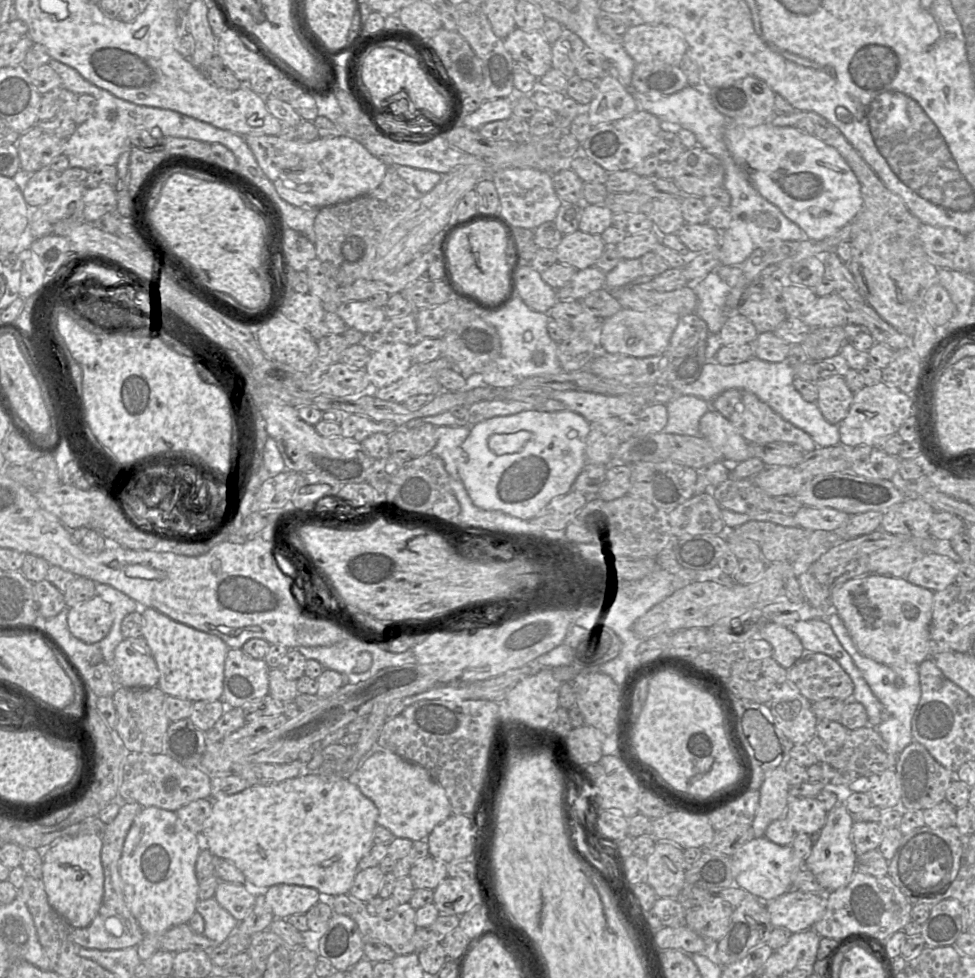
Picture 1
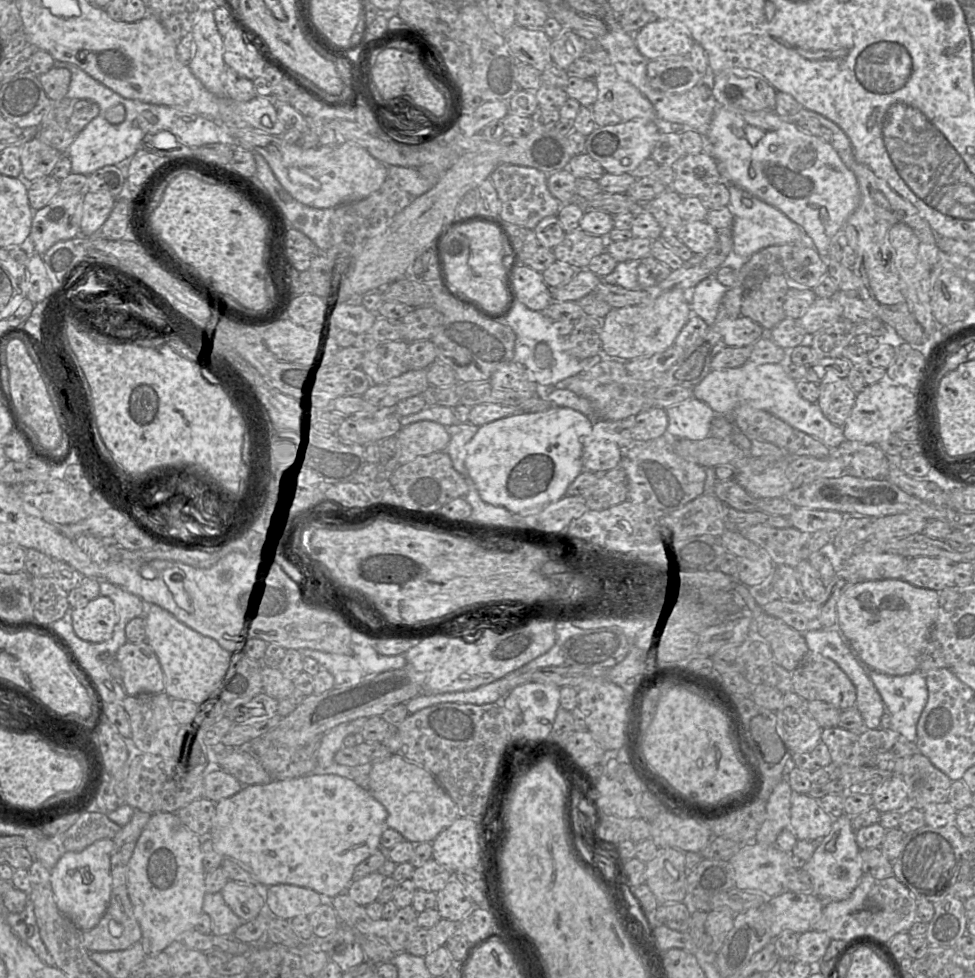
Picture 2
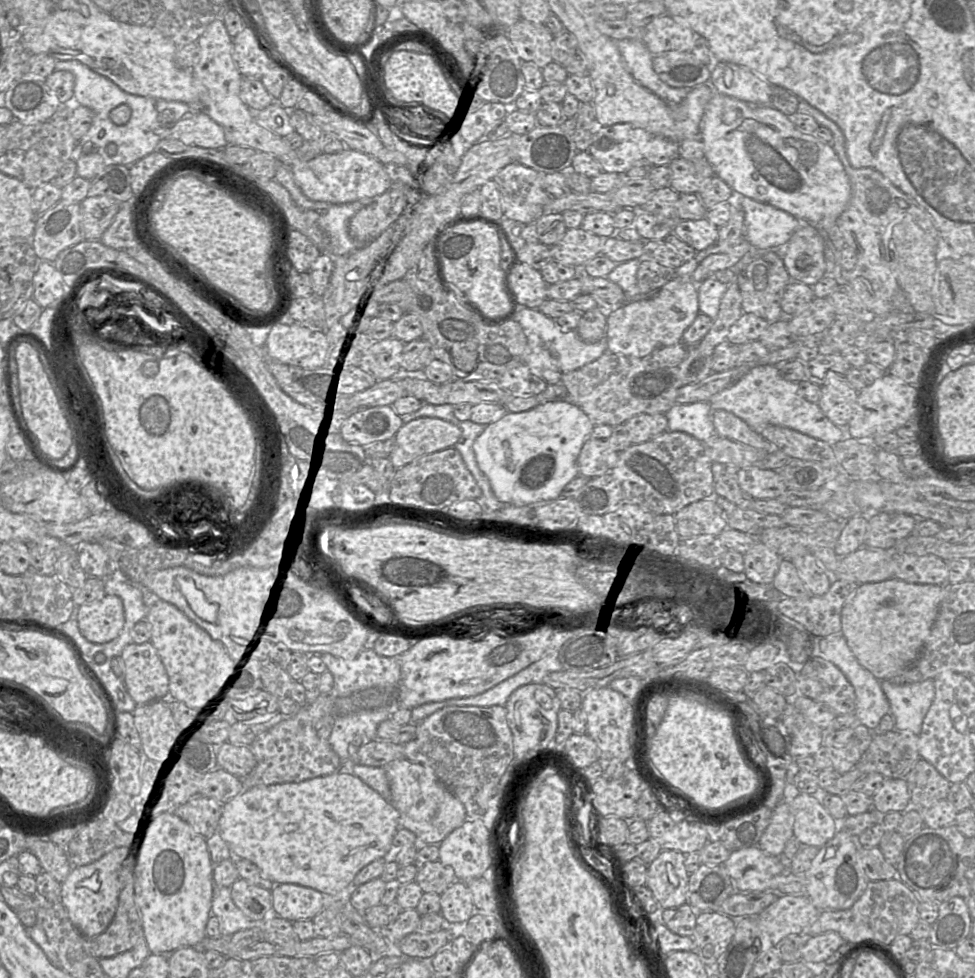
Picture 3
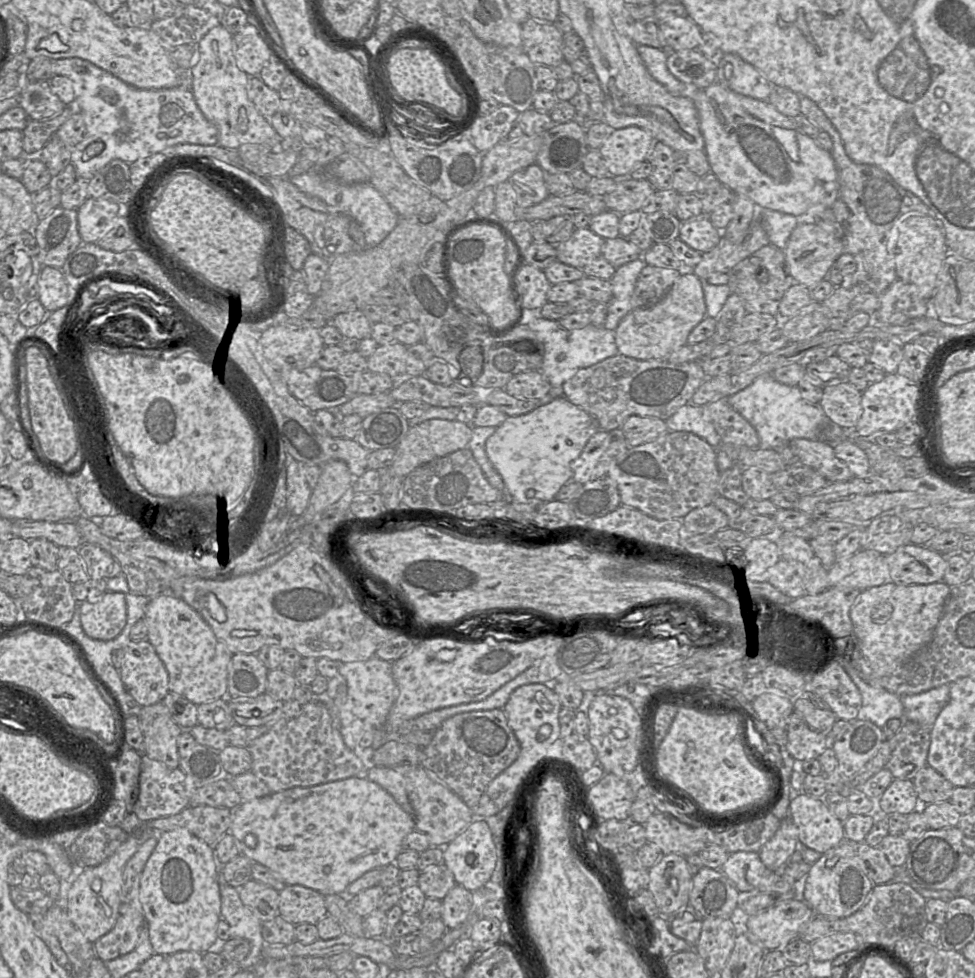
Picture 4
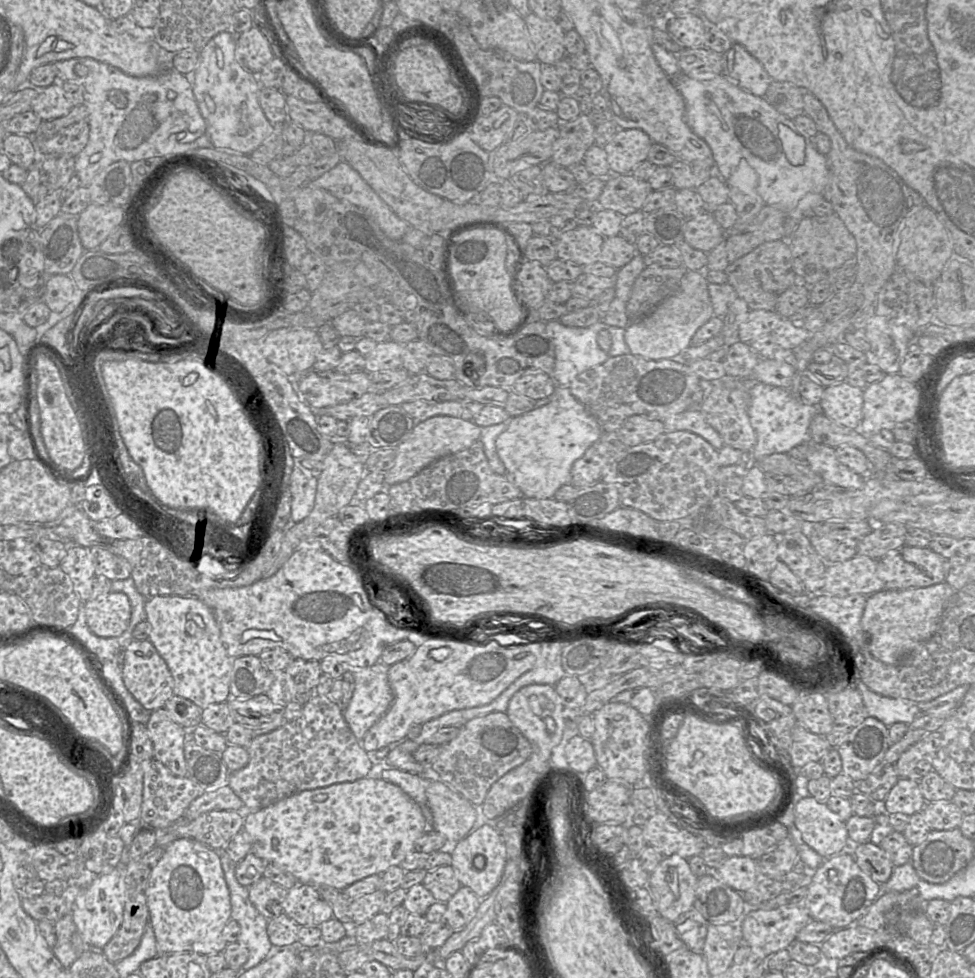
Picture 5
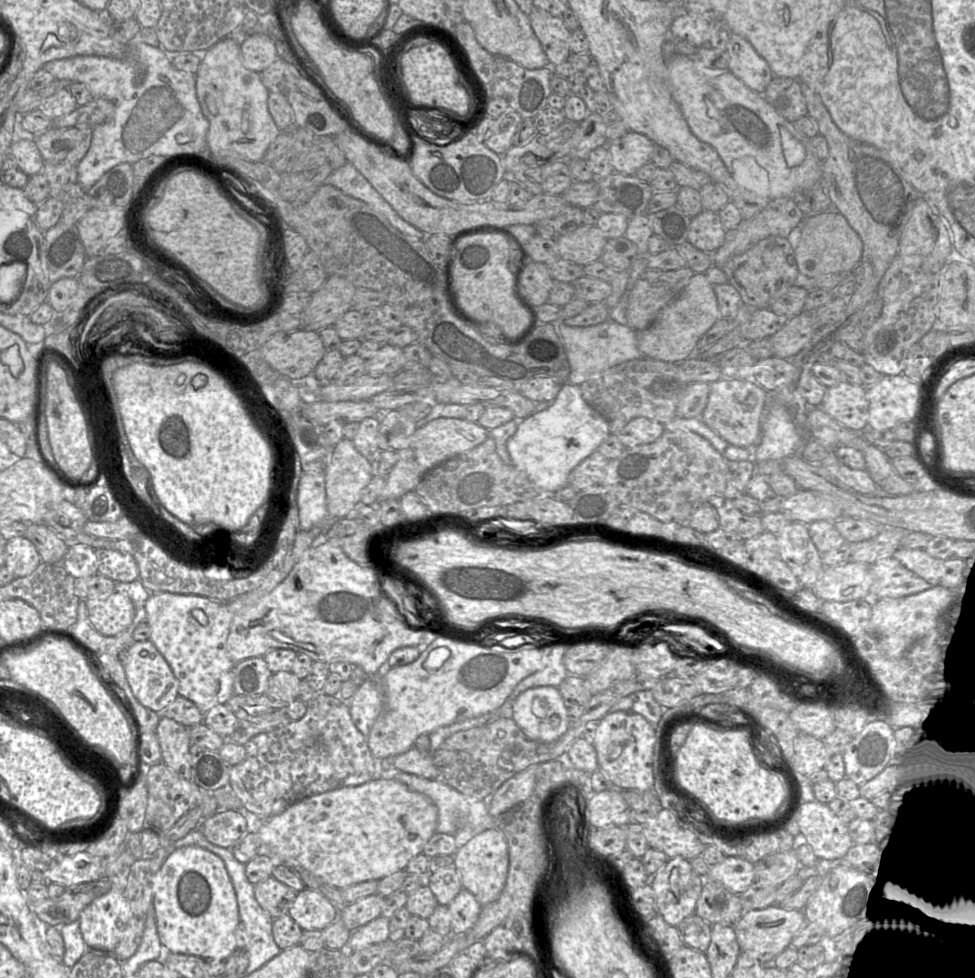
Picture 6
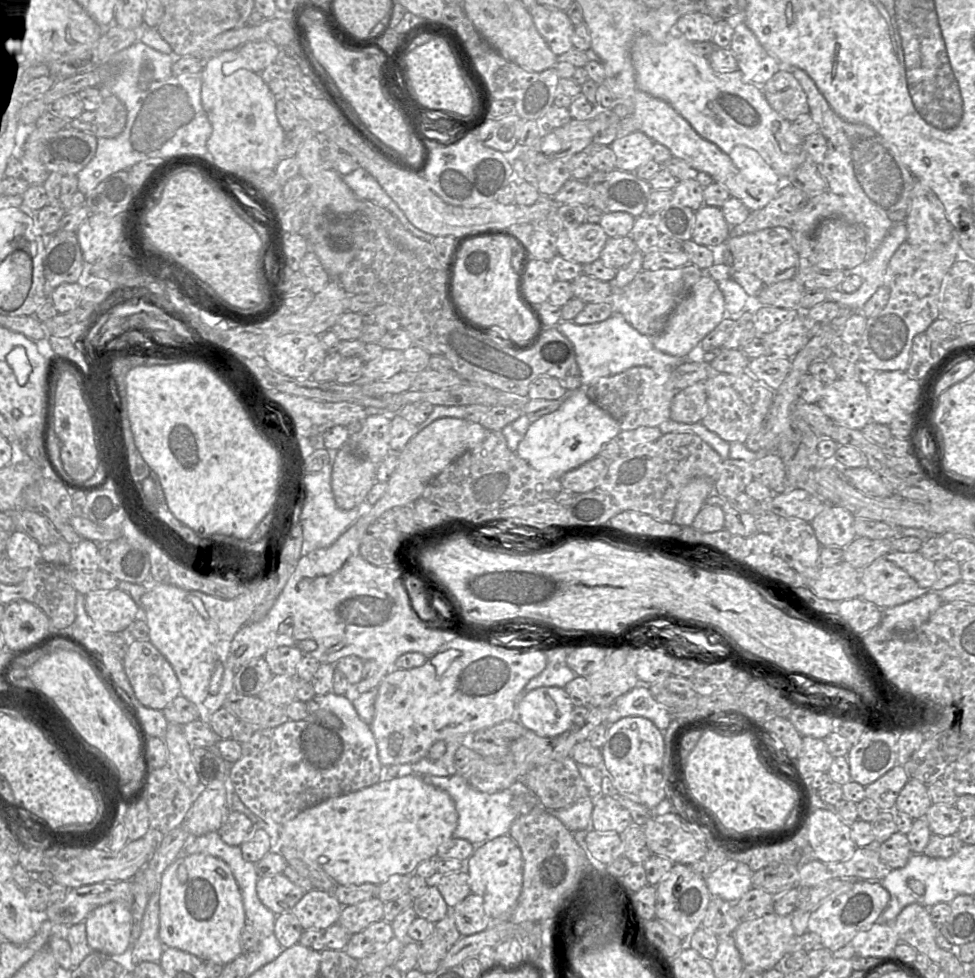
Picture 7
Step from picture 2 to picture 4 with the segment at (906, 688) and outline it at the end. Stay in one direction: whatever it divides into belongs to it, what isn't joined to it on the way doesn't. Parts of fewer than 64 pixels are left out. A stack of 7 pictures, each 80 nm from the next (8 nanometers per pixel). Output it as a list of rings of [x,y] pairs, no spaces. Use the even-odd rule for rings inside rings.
[[[942,685],[920,694],[900,697],[904,720],[918,723],[923,730],[930,730],[950,699],[950,686]]]

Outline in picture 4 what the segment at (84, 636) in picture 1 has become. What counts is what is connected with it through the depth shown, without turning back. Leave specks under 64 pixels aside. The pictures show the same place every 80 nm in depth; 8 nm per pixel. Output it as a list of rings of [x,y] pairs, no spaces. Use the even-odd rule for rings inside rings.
[[[107,591],[96,602],[82,602],[80,621],[90,638],[102,641],[115,639],[127,622],[125,594]]]

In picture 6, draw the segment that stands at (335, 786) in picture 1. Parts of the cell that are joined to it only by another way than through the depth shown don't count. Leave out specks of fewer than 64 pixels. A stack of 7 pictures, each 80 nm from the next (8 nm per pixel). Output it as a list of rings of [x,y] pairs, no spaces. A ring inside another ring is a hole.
[[[373,779],[361,785],[342,787],[300,800],[292,804],[282,813],[262,820],[258,824],[257,833],[262,842],[260,854],[270,854],[270,856],[274,857],[277,863],[283,864],[288,868],[304,868],[323,880],[325,883],[342,890],[357,883],[369,880],[379,881],[380,879],[397,871],[405,871],[408,862],[414,856],[422,853],[424,845],[436,832],[437,823],[438,808],[426,795],[411,790],[405,784],[396,779]]]

